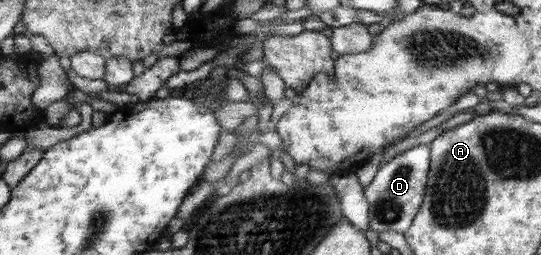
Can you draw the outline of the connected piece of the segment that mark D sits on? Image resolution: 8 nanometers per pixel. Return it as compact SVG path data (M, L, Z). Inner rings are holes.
M419 144L395 155L382 166L368 185L362 187L367 204L368 227L376 232L396 231L405 233L413 223L414 215L421 207L426 177L429 175L430 148Z

